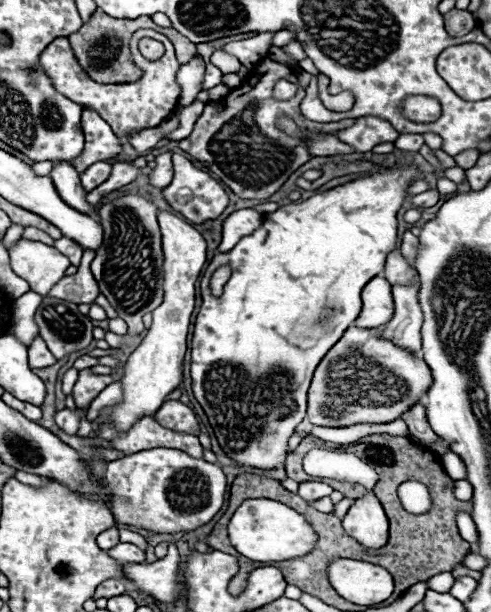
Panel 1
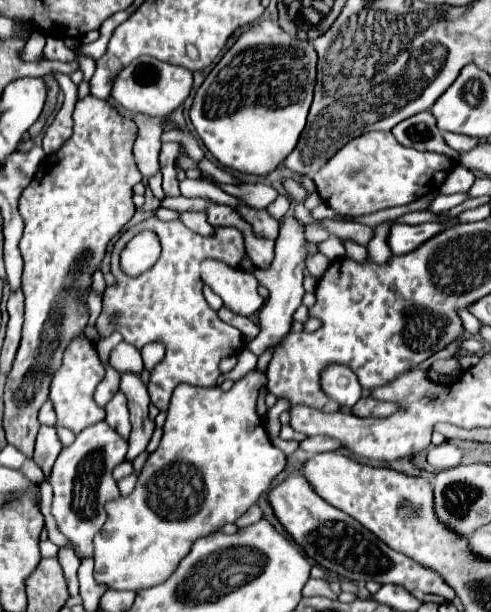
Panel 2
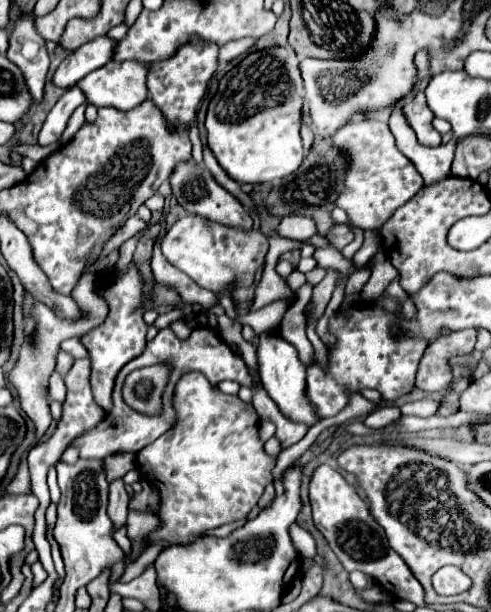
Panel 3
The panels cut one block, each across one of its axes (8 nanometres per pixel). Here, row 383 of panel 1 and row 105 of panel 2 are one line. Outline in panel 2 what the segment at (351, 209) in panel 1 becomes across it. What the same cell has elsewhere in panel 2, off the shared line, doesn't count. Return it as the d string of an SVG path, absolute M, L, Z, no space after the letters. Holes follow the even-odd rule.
M256 20L252 26L248 26L248 30L236 38L230 50L206 76L190 108L190 120L210 154L222 166L242 174L264 176L272 172L284 160L284 156L294 150L298 136L306 126L306 116L316 86L316 64L318 56L312 44L308 40L292 38L278 26L278 22Z

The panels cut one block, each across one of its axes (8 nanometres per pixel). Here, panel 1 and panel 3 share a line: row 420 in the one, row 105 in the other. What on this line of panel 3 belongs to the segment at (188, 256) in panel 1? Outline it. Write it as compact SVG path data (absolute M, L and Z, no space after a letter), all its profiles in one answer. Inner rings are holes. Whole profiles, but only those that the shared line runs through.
M112 60L106 66L84 76L78 86L94 106L112 106L130 110L148 98L146 66L140 62Z

